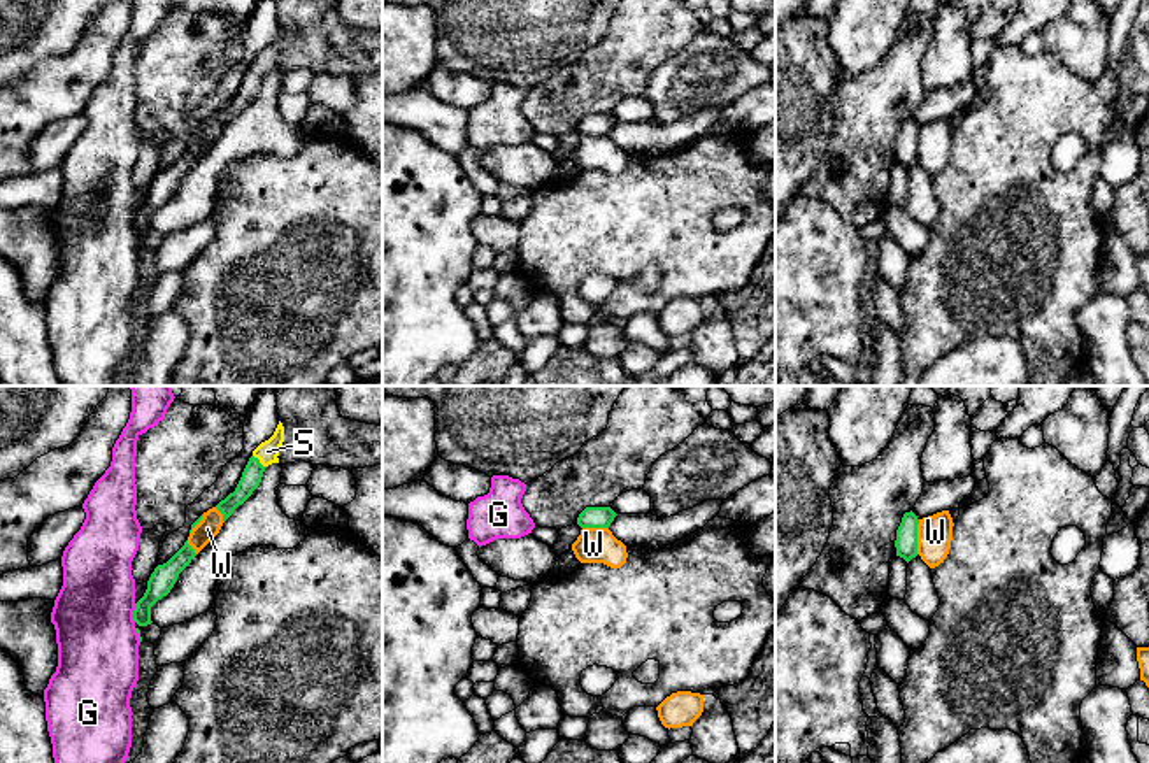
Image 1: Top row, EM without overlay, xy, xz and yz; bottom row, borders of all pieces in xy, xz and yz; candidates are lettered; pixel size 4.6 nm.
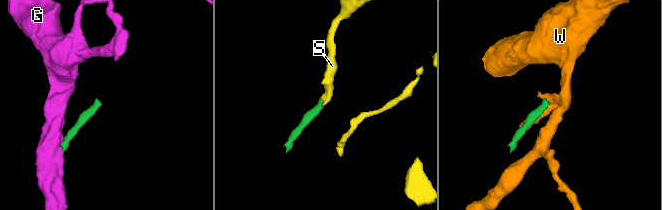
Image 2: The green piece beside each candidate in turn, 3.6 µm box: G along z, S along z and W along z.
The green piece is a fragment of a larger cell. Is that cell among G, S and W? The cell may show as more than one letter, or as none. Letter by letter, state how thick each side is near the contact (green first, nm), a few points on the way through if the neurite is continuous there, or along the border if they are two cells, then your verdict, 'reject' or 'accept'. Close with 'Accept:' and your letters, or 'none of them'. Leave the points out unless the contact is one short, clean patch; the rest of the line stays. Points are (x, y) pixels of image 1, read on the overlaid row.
G: 120 nm thick on the green side, 360 nm on the other; border along xy (137, 604), (134, 621); reject
S: 90 nm thick on the green side, 100 nm on the other; runs through xy (253, 472), (258, 462), (267, 451); accept
W: 100 nm thick on the green side, 160 nm on the other; border along yz (920, 520), (916, 553); reject
Accept: S

